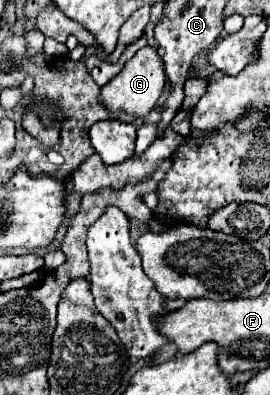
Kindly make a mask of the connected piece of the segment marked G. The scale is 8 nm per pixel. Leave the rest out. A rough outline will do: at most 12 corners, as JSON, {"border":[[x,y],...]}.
{"border":[[143,47],[105,87],[113,115],[141,119],[165,81],[159,49]]}

